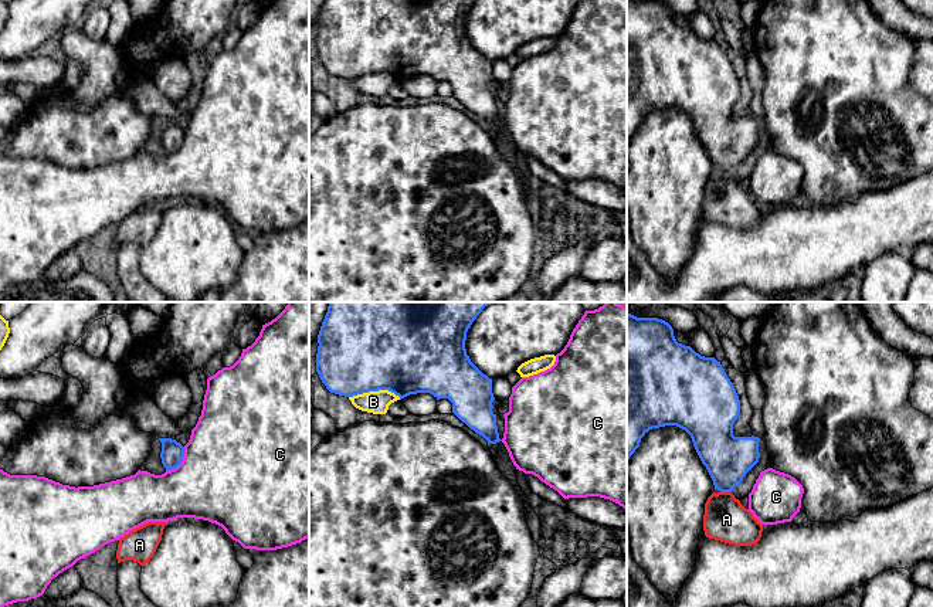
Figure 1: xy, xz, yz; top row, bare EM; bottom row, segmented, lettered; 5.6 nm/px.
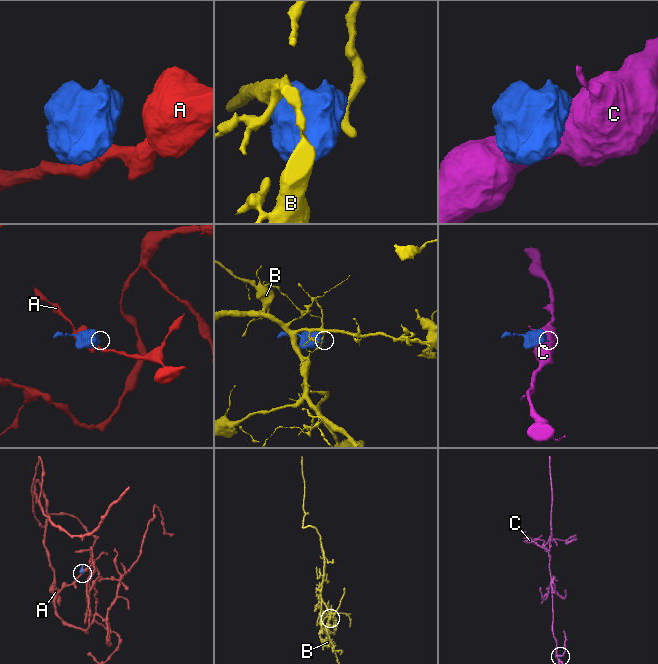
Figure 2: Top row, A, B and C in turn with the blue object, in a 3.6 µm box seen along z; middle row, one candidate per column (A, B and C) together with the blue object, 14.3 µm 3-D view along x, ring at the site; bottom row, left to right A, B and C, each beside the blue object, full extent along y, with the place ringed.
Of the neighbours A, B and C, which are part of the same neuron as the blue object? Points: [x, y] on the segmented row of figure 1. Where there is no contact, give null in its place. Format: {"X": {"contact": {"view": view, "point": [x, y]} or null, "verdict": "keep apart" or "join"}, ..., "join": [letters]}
{"A": {"contact": {"view": "yz", "point": [726, 491]}, "verdict": "keep apart"}, "B": {"contact": {"view": "xz", "point": [375, 390]}, "verdict": "keep apart"}, "C": {"contact": {"view": "xy", "point": [180, 463]}, "verdict": "keep apart"}, "join": []}

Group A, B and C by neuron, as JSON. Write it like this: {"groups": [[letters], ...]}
{"groups": [["A"], ["B"], ["C"]]}

